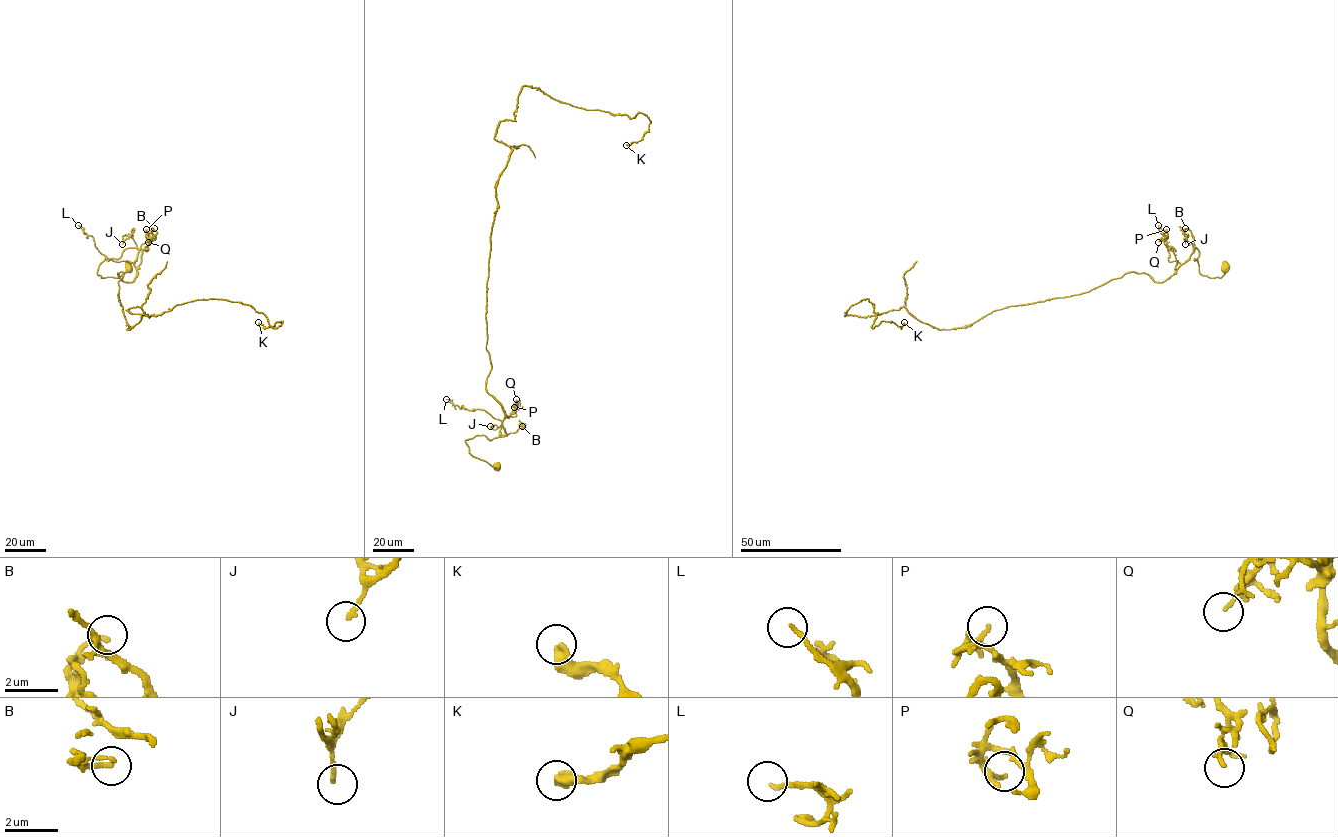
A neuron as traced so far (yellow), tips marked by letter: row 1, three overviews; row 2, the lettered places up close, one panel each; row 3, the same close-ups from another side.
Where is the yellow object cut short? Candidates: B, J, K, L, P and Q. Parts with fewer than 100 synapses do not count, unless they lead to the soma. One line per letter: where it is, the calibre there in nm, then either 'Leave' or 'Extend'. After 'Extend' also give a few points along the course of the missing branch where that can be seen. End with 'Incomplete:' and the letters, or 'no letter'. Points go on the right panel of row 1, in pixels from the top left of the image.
B: Place: (1185, 228). Thickness 190 nm. Leave
J: Place: (1185, 244). Thickness 150 nm. Leave
K: Place: (904, 322). Thickness 440 nm. Leave
L: Place: (1158, 225). Thickness 150 nm. Leave
P: Place: (1166, 229). Thickness 100 nm. Leave
Q: Place: (1158, 242). Thickness 100 nm. Leave
Incomplete: no letter

